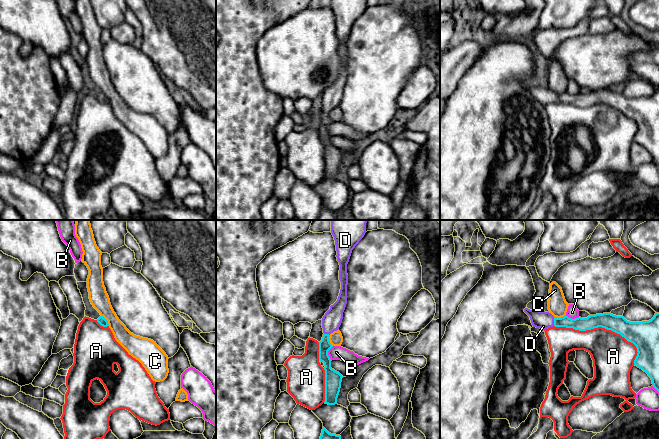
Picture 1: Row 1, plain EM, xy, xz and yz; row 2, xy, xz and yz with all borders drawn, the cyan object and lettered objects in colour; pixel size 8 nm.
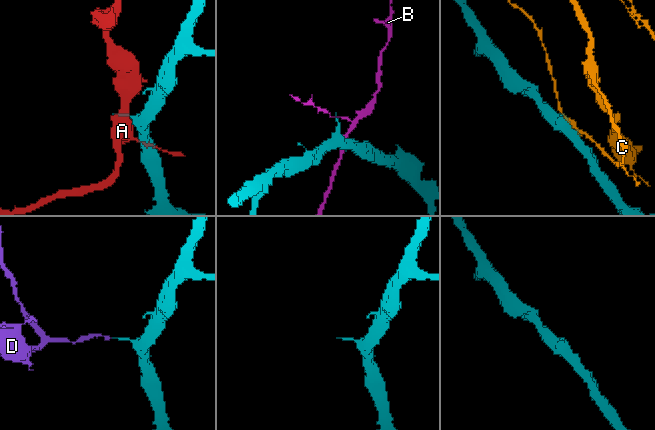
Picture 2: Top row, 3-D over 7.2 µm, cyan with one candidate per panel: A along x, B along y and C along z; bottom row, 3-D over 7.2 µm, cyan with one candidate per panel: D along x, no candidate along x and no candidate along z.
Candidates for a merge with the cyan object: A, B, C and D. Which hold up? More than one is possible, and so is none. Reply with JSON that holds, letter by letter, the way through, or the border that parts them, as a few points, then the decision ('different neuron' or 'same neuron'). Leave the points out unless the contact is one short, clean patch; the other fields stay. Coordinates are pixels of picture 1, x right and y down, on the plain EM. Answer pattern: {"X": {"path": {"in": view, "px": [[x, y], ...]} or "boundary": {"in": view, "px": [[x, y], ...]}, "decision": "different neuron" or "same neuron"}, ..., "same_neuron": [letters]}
{"A": {"decision": "different neuron"}, "B": {"decision": "different neuron"}, "C": {"boundary": {"in": "yz", "px": [[565, 91], [554, 93]]}, "decision": "different neuron"}, "D": {"decision": "same neuron"}, "same_neuron": ["D"]}

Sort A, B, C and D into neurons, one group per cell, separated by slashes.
A / B / C / D

